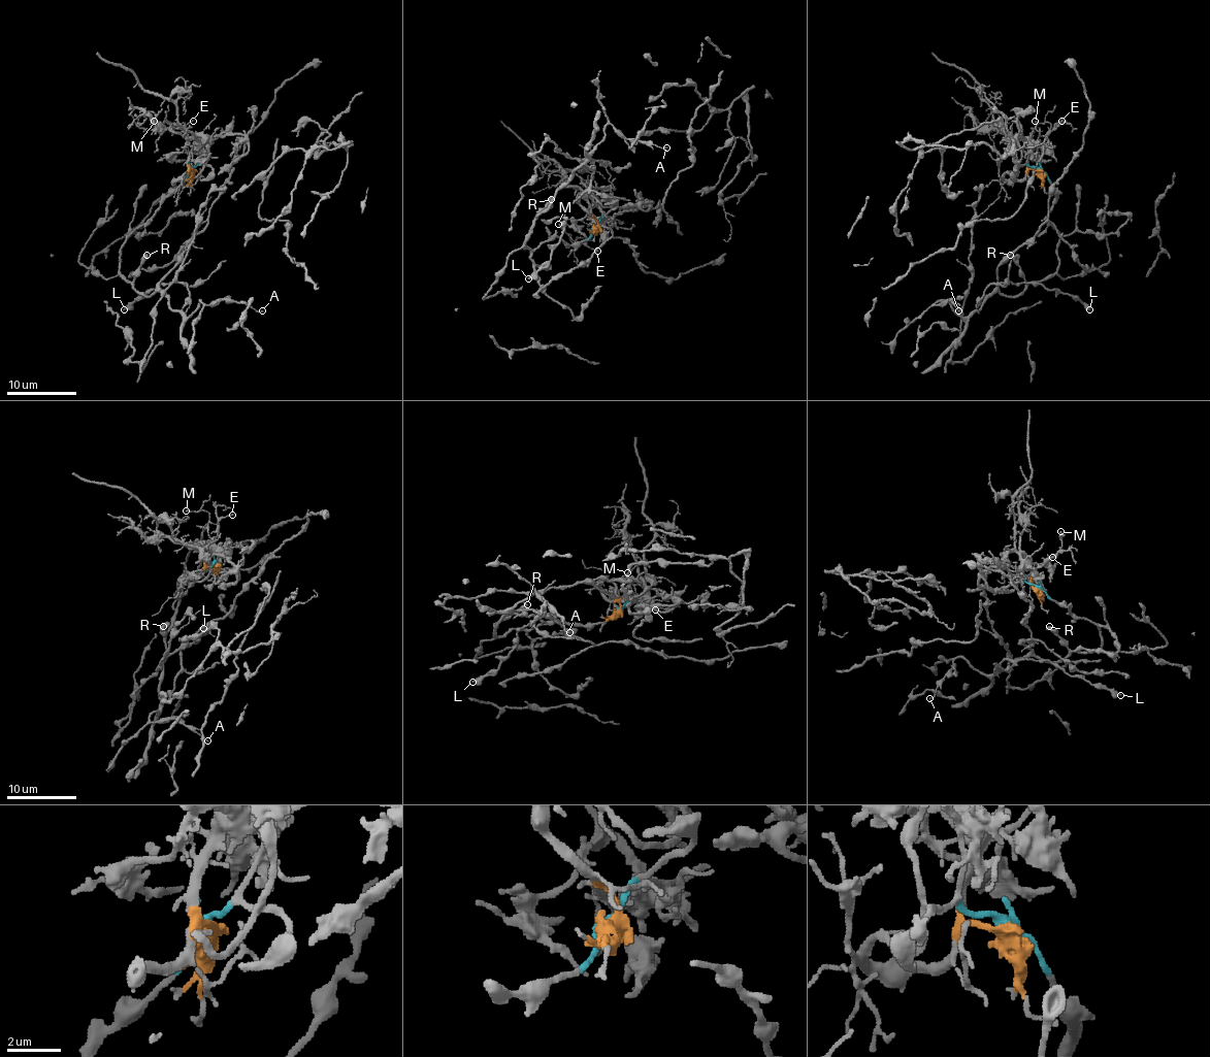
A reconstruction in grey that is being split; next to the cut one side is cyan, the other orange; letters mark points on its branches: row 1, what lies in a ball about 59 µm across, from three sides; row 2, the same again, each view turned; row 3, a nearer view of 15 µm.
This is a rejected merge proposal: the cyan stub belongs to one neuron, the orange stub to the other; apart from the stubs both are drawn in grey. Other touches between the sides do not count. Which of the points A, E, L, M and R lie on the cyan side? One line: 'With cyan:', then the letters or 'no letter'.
With cyan: A, L, R

